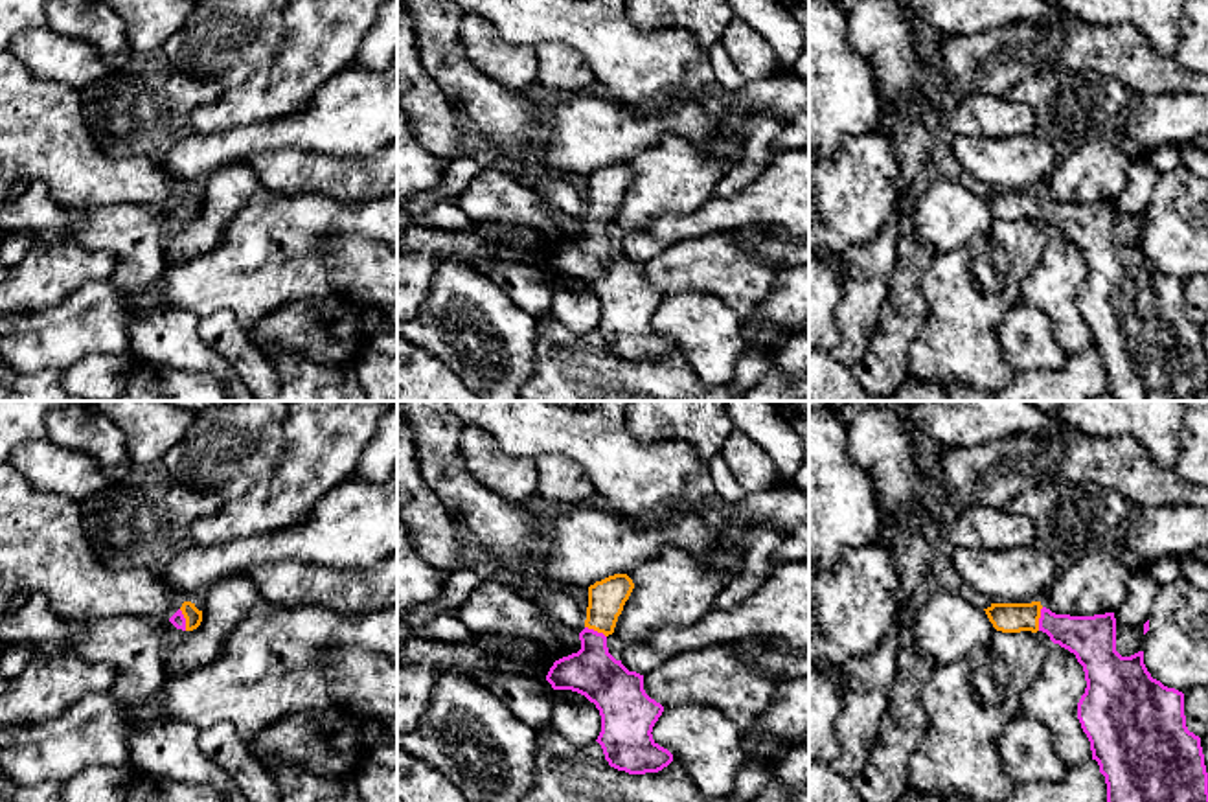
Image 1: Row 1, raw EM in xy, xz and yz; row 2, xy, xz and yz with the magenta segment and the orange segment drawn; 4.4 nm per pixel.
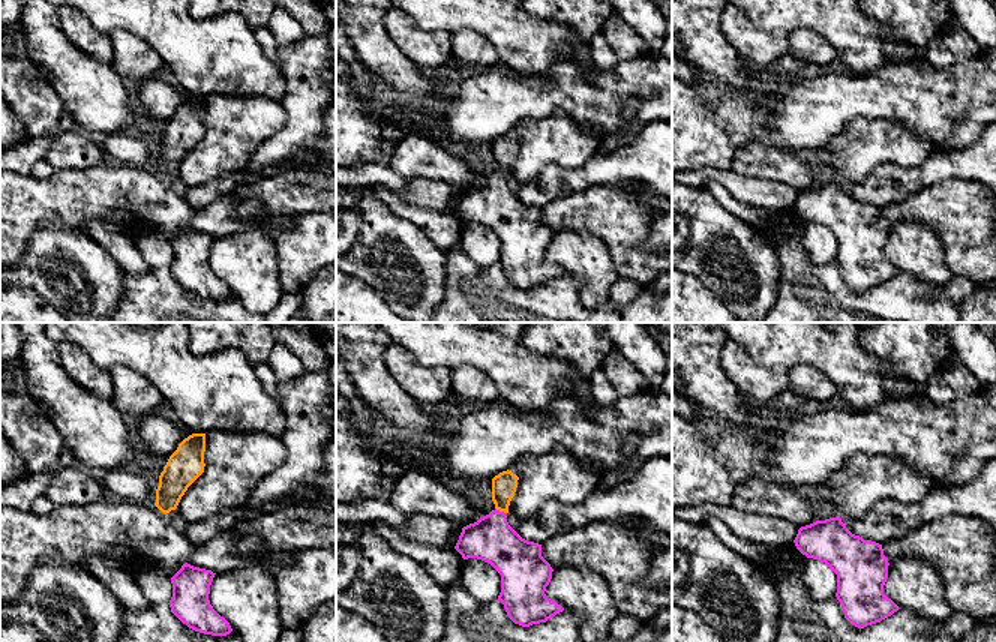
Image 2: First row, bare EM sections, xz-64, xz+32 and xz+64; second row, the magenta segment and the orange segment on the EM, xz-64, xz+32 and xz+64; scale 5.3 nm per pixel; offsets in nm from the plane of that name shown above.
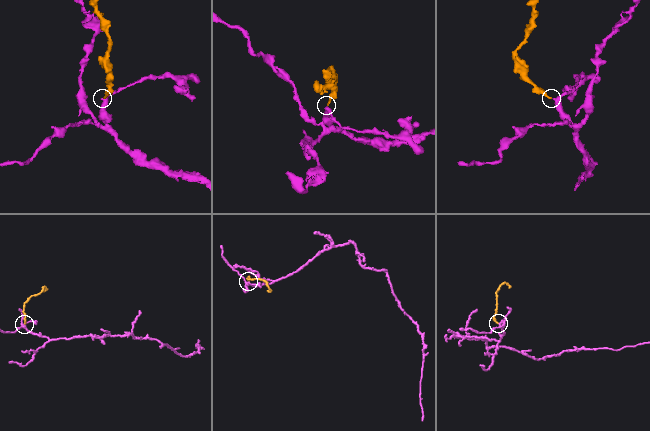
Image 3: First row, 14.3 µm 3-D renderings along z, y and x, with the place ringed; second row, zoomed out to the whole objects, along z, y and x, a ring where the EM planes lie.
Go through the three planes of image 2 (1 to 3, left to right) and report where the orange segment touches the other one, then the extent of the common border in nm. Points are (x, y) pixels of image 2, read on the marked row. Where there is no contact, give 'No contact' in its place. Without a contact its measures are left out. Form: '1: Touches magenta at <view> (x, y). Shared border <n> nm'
1: No contact
2: Touches magenta at xz+32 (501, 512). Shared border 70 nm
3: No contact

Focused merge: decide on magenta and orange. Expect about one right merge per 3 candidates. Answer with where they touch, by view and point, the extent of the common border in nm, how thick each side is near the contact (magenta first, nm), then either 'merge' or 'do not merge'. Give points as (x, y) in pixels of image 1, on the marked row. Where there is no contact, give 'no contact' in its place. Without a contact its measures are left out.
contact yz (1039, 618); length 110 nm; calibres 200 and 130 nm; merge

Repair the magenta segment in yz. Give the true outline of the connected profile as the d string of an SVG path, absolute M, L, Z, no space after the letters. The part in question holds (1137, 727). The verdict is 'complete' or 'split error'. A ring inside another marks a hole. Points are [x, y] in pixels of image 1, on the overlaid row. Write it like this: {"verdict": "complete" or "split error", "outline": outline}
{"verdict": "split error", "outline": "M1041 602L991 603L984 611L997 631L1043 631L1083 666L1087 688L1077 703L1077 719L1105 776L1107 802L1208 802L1204 754L1201 738L1186 727L1184 693L1151 677L1144 651L1131 657L1116 651L1114 613L1055 614Z"}

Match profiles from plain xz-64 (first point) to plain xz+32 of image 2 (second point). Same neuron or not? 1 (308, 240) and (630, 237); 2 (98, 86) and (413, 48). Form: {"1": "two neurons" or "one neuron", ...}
{"1": "two neurons", "2": "two neurons"}

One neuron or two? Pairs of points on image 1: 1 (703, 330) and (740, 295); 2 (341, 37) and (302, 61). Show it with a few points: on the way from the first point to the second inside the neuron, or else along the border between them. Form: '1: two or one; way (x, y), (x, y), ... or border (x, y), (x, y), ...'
1: two; border (686, 293), (717, 295), (741, 322)
2: one; way (331, 37), (319, 50), (311, 52)

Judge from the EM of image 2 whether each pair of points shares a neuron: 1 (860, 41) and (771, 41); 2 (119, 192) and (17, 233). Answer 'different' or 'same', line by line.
1: different
2: same

